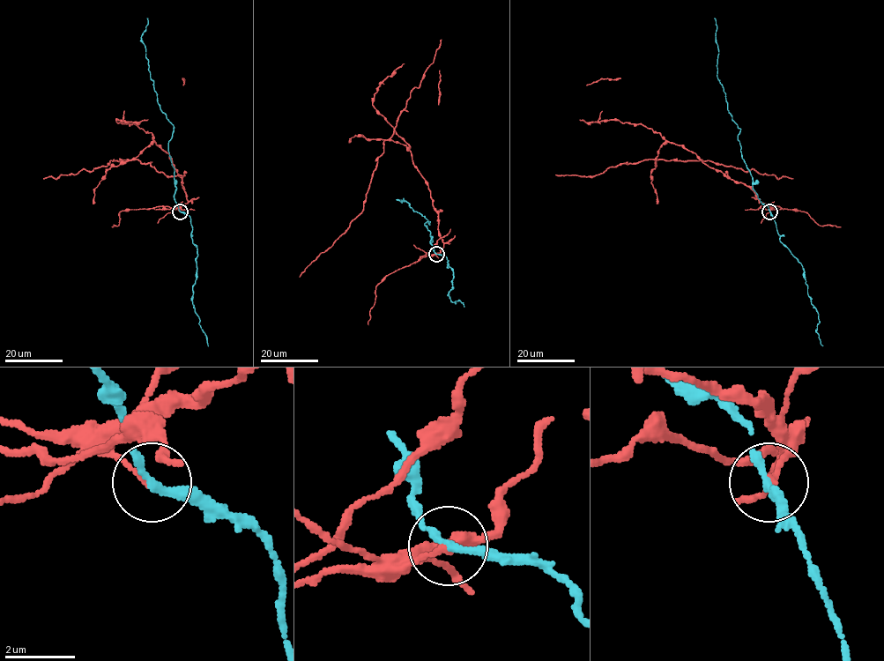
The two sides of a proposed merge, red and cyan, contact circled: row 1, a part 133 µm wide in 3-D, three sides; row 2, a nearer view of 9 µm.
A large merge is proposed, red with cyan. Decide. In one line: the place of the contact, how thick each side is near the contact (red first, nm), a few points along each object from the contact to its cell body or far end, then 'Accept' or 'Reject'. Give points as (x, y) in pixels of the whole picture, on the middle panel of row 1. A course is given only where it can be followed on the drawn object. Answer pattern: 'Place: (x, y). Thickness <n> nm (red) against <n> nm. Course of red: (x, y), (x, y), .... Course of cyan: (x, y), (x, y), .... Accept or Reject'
Place: (436, 254). Thickness 190 nm (red) against 300 nm. Course of red: (436, 254), (433, 255), (440, 253), (443, 242), (431, 191), (405, 145), (385, 140), (363, 210), (299, 277). Course of cyan: (436, 254), (424, 225), (429, 221), (406, 201), (397, 199), (404, 197). Reject

